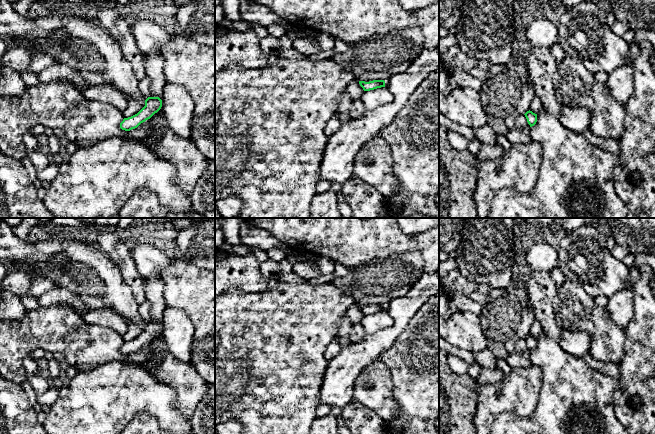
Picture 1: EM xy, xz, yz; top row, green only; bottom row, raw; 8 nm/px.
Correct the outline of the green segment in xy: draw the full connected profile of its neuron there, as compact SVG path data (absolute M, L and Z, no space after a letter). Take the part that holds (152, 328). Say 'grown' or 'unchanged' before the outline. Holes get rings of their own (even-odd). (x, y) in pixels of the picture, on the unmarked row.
unchanged; M148 321L145 324L145 330L135 339L124 342L120 347L120 352L130 355L137 352L141 347L150 343L162 331L162 324L159 321Z

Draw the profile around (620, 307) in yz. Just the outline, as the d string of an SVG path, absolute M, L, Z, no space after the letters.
M632 265L629 270L626 287L608 298L605 306L612 321L622 328L626 328L635 315L634 290L636 283L640 279L638 267Z

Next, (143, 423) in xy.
M139 414L123 429L121 434L172 434L163 430L156 417L150 414Z

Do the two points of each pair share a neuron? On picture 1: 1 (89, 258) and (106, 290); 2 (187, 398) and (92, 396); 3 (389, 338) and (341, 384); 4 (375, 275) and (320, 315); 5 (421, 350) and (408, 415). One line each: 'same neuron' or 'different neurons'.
1: same neuron
2: different neurons
3: same neuron
4: different neurons
5: same neuron

